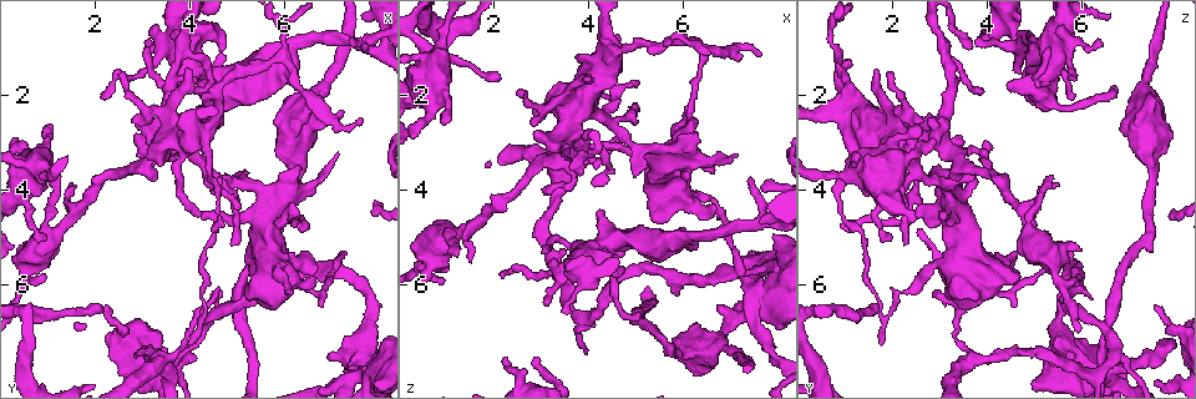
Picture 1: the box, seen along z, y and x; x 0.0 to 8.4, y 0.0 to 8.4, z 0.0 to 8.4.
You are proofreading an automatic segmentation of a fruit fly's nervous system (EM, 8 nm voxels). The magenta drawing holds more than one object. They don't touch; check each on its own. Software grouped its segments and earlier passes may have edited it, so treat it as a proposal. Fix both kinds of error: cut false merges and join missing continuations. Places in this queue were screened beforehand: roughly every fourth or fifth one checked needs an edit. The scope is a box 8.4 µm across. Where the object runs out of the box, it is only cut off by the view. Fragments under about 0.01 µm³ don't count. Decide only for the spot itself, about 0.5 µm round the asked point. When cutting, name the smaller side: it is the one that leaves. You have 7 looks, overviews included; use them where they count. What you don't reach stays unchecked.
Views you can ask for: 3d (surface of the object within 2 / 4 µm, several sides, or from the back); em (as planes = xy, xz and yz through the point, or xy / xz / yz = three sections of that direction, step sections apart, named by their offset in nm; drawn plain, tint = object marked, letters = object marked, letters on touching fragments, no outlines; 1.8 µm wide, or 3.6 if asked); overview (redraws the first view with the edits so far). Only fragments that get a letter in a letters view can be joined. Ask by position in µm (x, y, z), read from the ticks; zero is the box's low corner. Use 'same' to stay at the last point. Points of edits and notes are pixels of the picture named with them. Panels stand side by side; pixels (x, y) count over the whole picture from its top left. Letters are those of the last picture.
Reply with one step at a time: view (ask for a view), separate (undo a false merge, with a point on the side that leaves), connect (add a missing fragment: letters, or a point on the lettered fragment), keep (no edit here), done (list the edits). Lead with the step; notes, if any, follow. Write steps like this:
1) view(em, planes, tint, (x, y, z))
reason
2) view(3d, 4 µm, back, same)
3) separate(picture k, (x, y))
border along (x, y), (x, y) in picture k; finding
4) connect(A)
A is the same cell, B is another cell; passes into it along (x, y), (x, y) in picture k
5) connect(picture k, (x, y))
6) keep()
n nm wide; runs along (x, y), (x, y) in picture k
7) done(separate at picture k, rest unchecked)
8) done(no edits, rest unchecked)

view(3d, 4 µm, (2.60, 7.00, 7.95))
thick turns thin

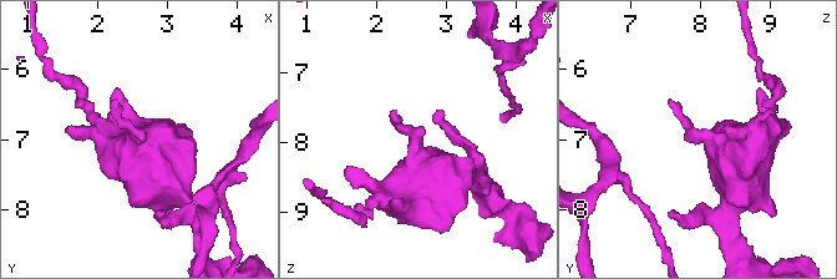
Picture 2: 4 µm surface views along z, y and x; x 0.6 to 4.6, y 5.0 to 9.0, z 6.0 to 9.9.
view(em, 3.6 µm, planes, letters, (2.55, 6.95, 8.00))

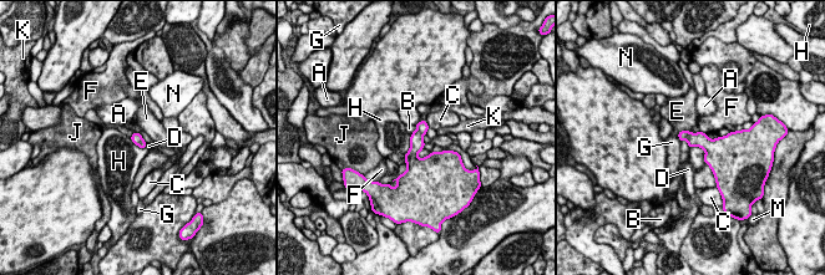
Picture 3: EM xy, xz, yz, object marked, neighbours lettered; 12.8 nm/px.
keep()
H touches over 320 nm; A, B, C, D, E, F, G, H, J, K, M and N are other cells; border along (691, 146), (704, 151), (705, 163) in picture 3; one neuron here

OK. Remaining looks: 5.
view(em, 3.6 µm, planes, letters, (5.85, 5.60, 2.85))

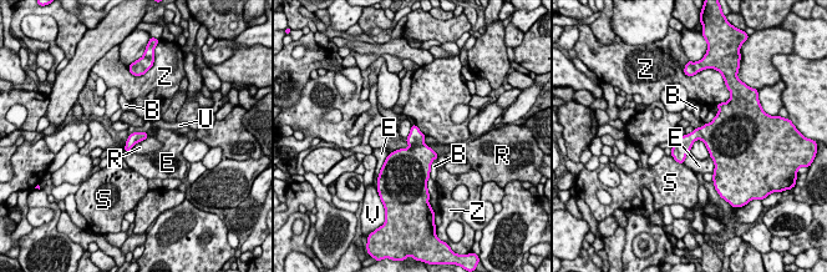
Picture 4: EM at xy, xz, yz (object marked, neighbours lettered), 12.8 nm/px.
keep()
140 nm wide; B, E, R, S, U, V and Z are other cells; all the same neuron

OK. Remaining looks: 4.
view(3d, 4 µm, (4.40, 3.65, 2.60))
four or more arms meet

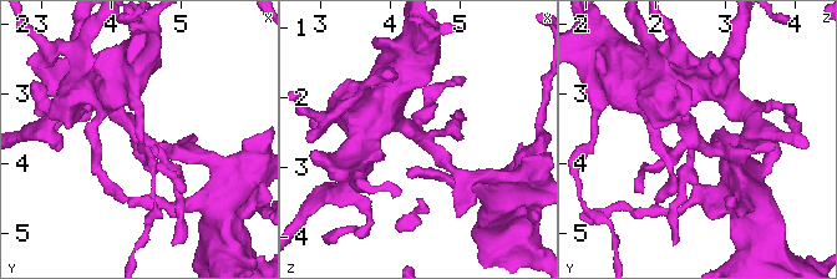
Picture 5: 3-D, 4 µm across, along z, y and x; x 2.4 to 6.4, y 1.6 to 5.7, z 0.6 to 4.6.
view(em, yz, step 16, tint, (4.45, 3.70, 2.60))
4 arms

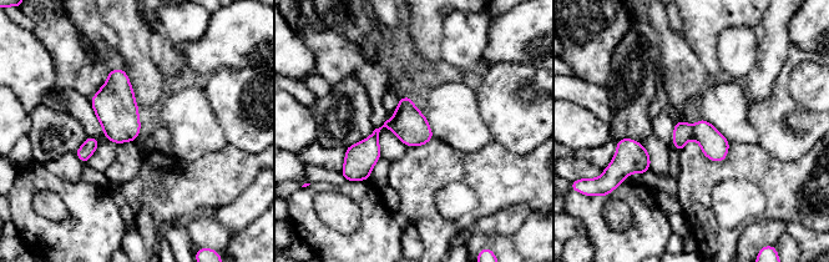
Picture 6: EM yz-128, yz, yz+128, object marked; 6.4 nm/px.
view(em, yz, step 16, letters, same)

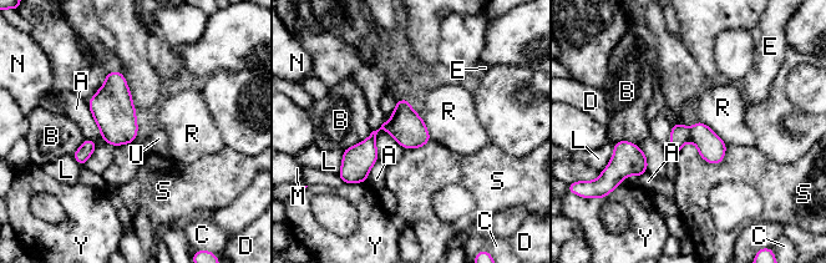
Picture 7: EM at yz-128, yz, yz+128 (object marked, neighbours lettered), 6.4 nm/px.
keep()
A, B, C, D, E, L, M, N, R, S, U and Y are other cells; border along (136, 138), (132, 142) in picture 7; continuous, no second neuron

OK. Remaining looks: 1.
done(no edits, rest unchecked)

